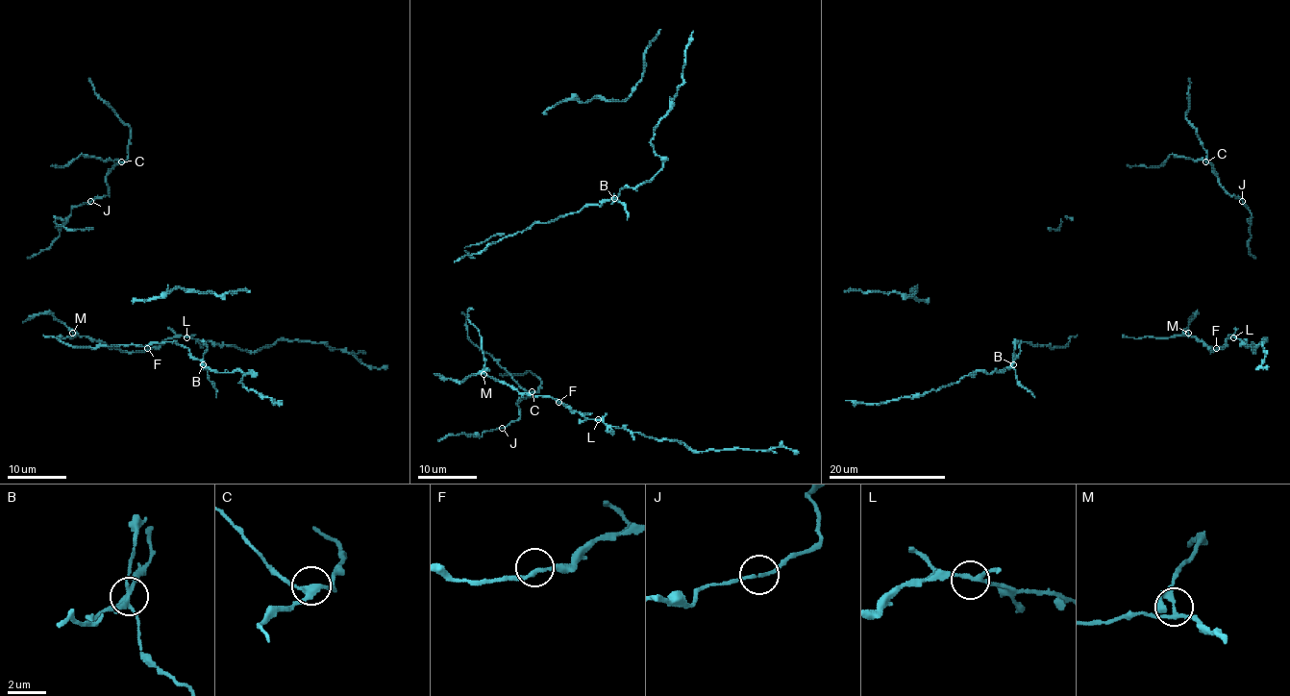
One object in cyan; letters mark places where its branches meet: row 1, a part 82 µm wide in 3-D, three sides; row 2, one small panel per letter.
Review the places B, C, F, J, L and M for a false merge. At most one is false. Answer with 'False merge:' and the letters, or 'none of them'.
False merge: B

